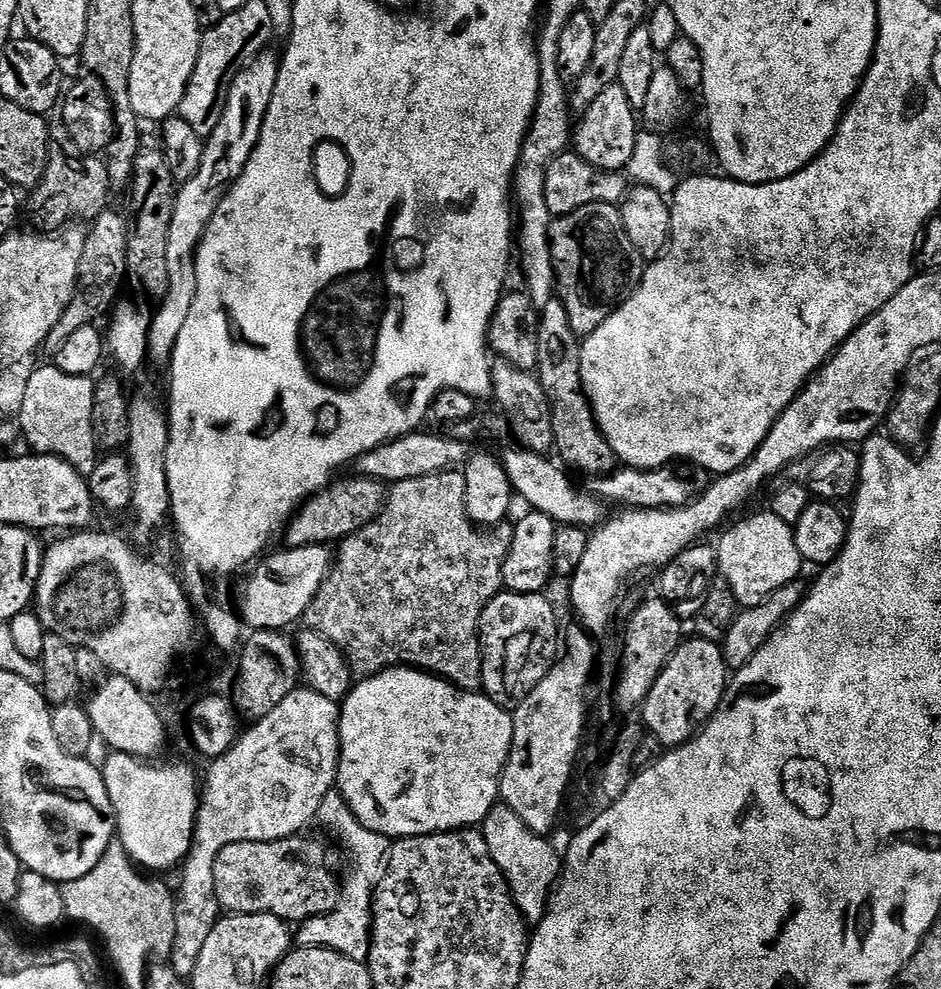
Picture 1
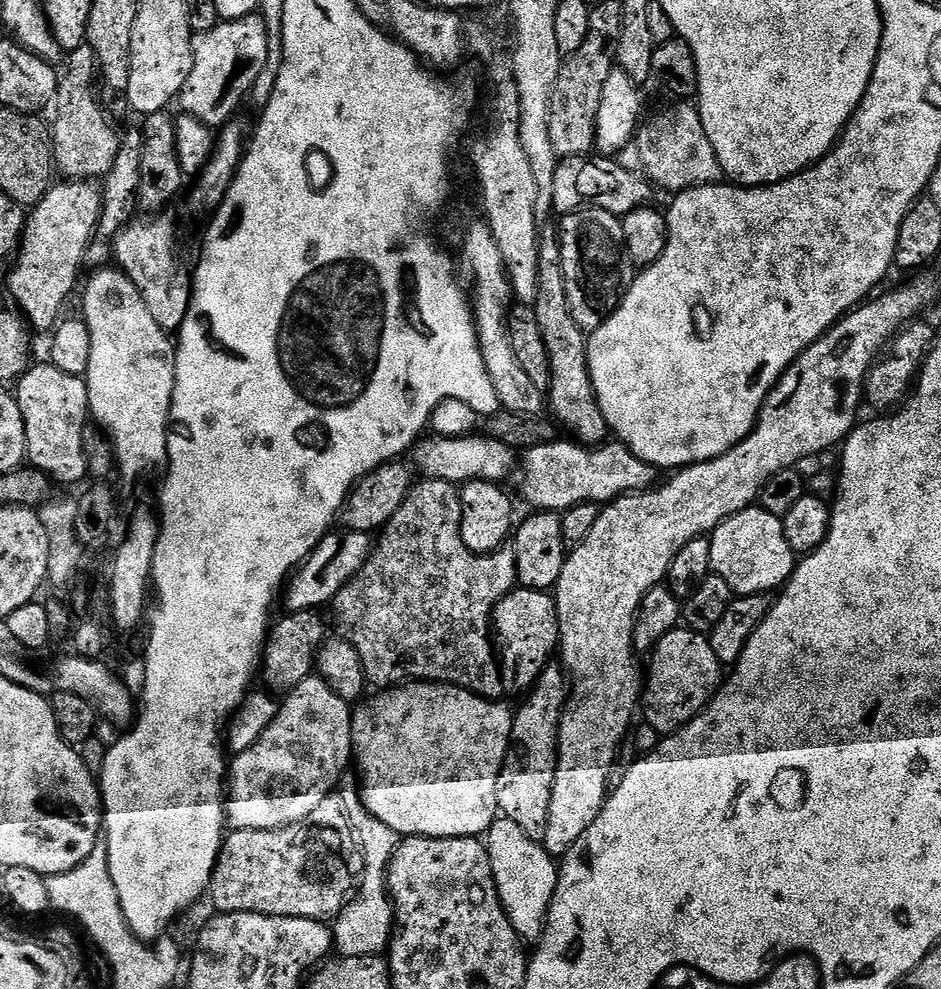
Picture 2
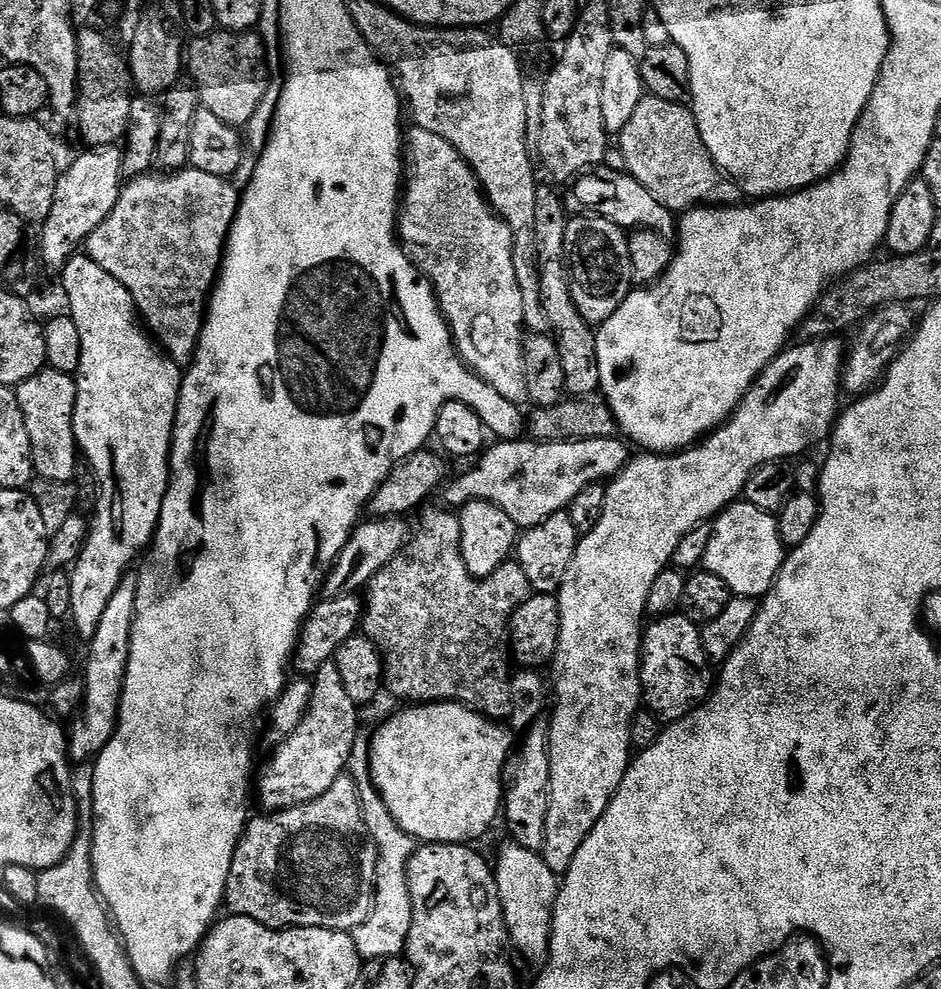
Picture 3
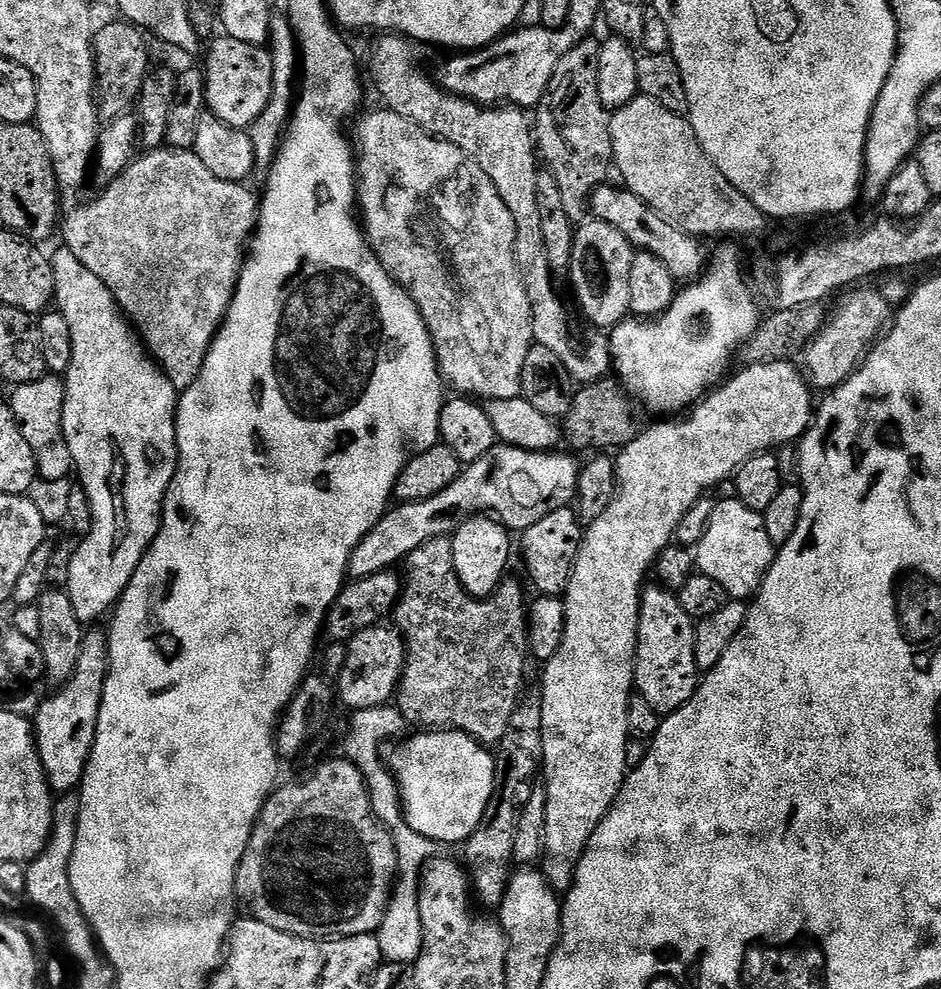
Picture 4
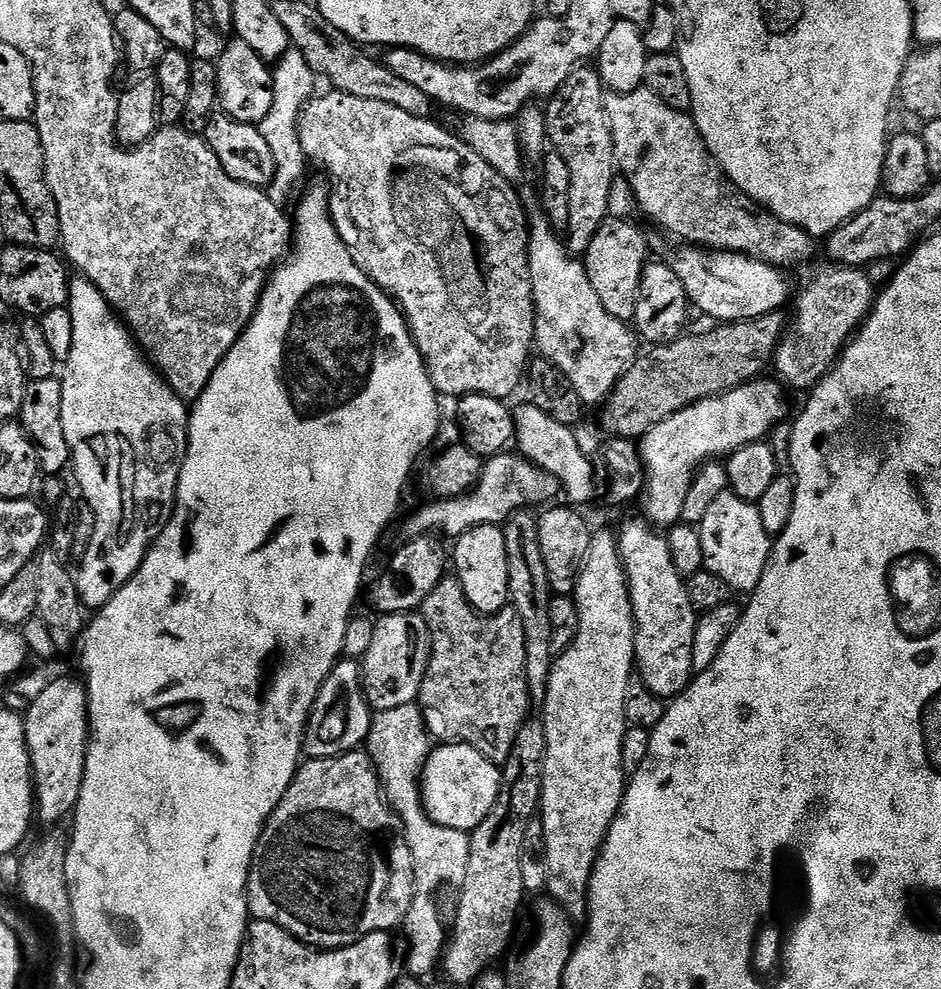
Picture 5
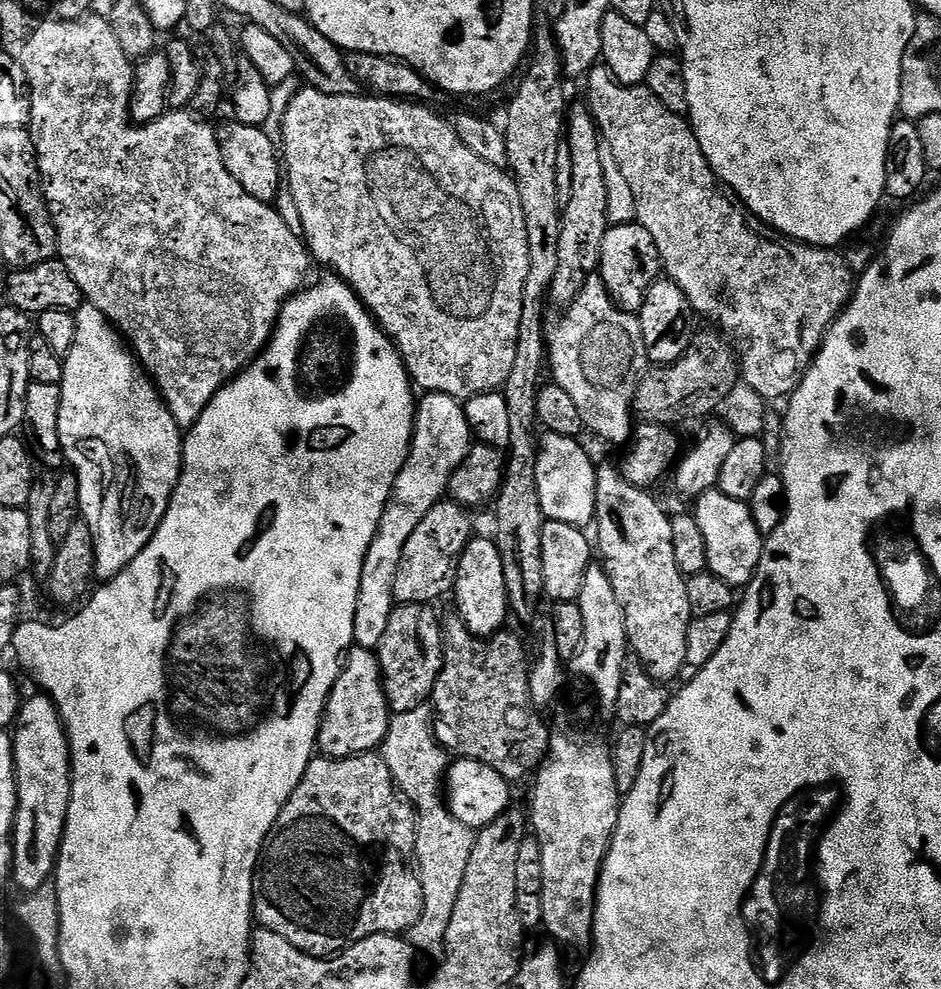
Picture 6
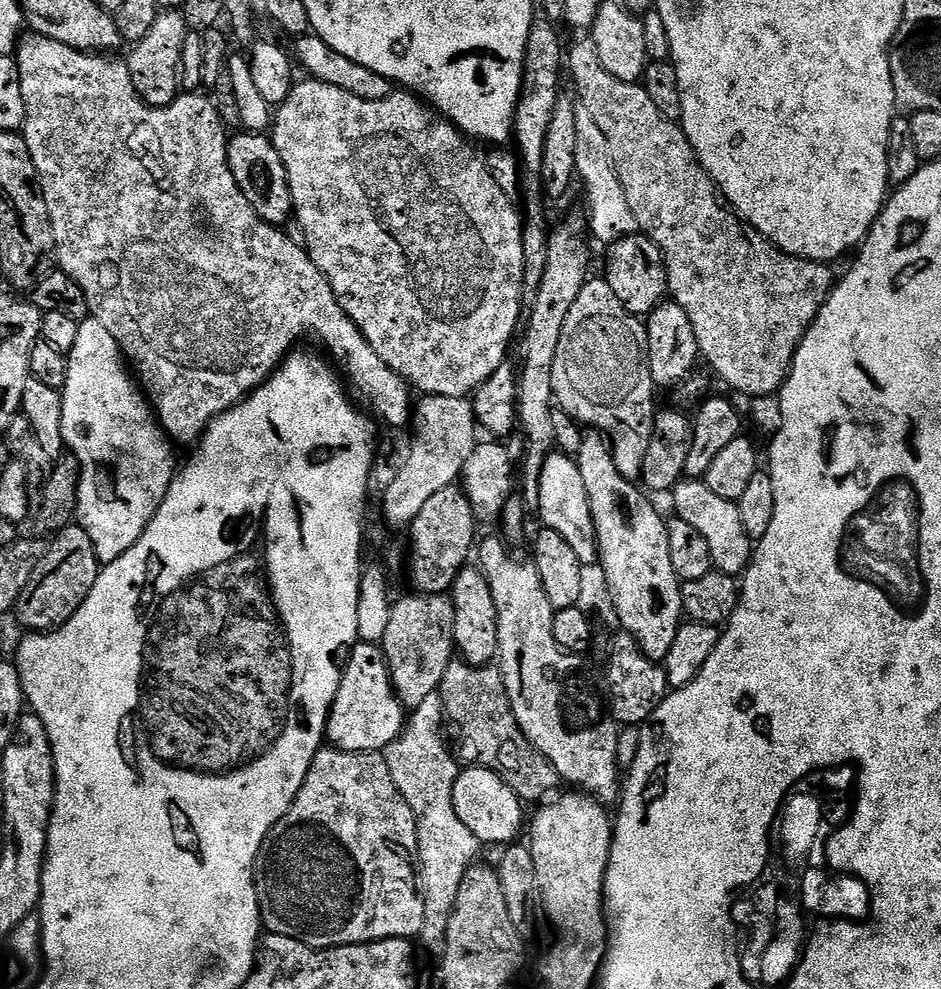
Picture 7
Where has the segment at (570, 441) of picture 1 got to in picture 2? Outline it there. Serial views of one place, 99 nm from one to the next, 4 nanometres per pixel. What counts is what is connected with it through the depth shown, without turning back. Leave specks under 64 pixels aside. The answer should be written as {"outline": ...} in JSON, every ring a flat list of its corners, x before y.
{"outline":[[545,231,540,238,538,258,540,285,534,305,538,326,542,326,542,338,546,341,546,352,550,354,552,382,547,389,546,400,550,405,550,412,552,408,551,415,555,421,562,428,564,426,569,432,567,435,575,443,599,446,609,439,610,429,606,422,606,414,602,414,602,406,596,397,594,382,590,378,588,336,580,329,580,324,572,313,572,304,568,301,569,281,566,279,564,265,560,258,560,241,557,233,552,232]]}

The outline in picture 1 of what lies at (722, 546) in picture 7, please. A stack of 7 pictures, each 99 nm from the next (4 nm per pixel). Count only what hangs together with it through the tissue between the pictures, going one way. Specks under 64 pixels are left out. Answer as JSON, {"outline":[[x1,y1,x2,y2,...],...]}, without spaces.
{"outline":[[770,510,738,521,718,543,716,559,723,583,736,595,737,605,744,608,758,606,778,586,786,586,801,575,802,561,793,525,782,522]]}

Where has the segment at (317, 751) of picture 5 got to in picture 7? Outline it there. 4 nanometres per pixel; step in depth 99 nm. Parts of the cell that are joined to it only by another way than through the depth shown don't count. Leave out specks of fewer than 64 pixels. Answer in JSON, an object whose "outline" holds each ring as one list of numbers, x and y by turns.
{"outline":[[357,643,347,653,340,689,328,713,327,739,343,752,383,752,406,725,406,708,396,695,392,670,380,644]]}

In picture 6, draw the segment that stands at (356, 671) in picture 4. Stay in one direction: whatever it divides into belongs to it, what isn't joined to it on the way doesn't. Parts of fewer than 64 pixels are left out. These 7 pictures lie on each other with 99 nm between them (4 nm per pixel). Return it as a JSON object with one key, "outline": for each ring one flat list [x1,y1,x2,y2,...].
{"outline":[[402,604,390,614,390,626,380,643,378,659,380,675,384,678,384,693,393,713,414,710,428,704,438,682,438,674,444,668,444,629,441,617,436,617,436,610,431,604]]}

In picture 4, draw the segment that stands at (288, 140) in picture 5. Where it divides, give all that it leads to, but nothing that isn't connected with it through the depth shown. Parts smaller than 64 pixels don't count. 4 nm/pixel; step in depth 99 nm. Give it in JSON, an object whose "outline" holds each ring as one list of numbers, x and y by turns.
{"outline":[[273,11,268,27,268,42,266,45,272,53,272,93,266,110,247,129,250,142,254,142,254,154,261,165,271,165,280,150,280,141,288,127,290,117,294,112,294,85,298,80,298,45,292,24,283,11]]}

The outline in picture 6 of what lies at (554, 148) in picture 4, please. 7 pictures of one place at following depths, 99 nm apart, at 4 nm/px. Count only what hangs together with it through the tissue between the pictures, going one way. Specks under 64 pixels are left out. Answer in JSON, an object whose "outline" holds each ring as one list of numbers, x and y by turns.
{"outline":[[573,103,566,112,566,146,572,163,572,189,562,204,558,234,558,270,550,289,551,303,566,310,600,267,602,238,609,230,606,178,602,166,602,133,587,103]]}

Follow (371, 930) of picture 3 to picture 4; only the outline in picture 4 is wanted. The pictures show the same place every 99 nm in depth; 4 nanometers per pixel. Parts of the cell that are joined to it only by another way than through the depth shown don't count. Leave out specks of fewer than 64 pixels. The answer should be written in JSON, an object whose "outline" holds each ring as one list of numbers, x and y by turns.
{"outline":[[395,706,355,710,348,720,348,733,344,736,343,755,351,764,358,766,370,794,370,806,382,822,382,826,394,838,394,850,398,854,396,882,392,885,392,900,382,918,382,926,376,931,381,957,389,964,415,965,424,945,422,914,420,913,420,874,425,864,437,855,438,845,435,840,418,834,408,824,404,816,404,804,400,800,400,787,396,785,395,775,386,759,386,752,380,747,384,744,388,732,400,732,406,728,404,715]]}

